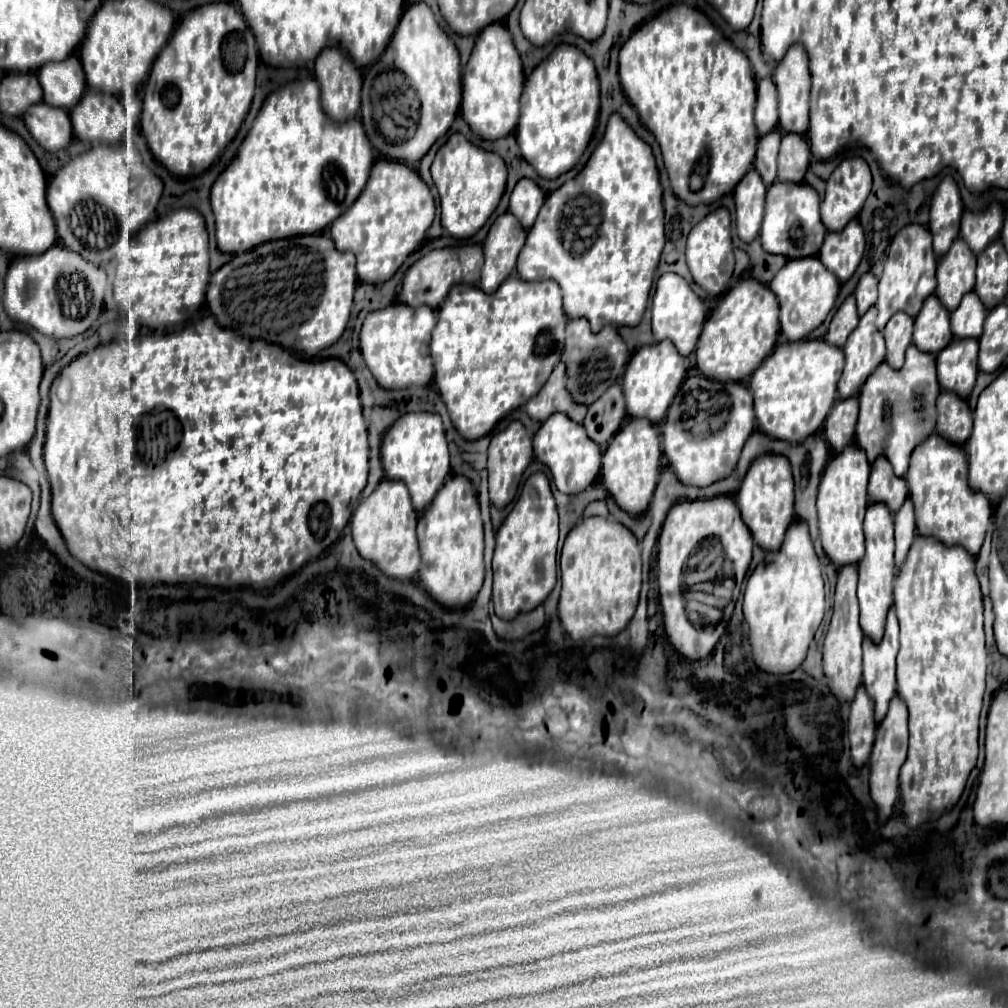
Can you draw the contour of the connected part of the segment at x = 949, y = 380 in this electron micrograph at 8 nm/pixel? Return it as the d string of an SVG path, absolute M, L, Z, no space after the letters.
M954 338L944 350L936 354L936 364L938 382L942 388L966 398L972 392L978 374L978 340Z

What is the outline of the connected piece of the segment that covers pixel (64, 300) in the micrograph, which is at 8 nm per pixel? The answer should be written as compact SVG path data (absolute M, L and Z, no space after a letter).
M54 244L44 254L20 256L10 264L6 276L4 310L12 320L30 324L46 336L70 338L88 330L98 318L106 282L106 272L100 266L92 266L92 262L84 262L80 254Z

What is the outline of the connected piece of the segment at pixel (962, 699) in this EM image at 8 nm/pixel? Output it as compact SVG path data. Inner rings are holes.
M916 534L904 564L900 566L900 570L896 572L896 580L894 580L894 608L896 608L896 616L900 622L900 652L896 658L896 681L898 687L898 696L906 702L908 706L908 714L910 714L910 744L908 744L908 758L900 770L900 796L902 796L902 812L906 814L906 822L908 826L918 826L920 822L928 820L928 818L936 818L940 816L944 810L952 808L964 786L968 780L970 770L976 766L976 758L978 758L978 716L980 716L980 708L982 708L982 696L984 696L984 688L986 688L988 653L985 646L984 633L984 604L982 604L982 592L980 592L980 582L976 578L974 572L974 556L968 554L968 550L964 550L962 546L944 546L940 540L932 538L932 536L920 536Z

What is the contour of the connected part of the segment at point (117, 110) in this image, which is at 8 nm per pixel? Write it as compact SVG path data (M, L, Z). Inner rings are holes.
M86 90L84 98L70 110L76 138L86 142L116 144L124 134L124 108L112 94Z

